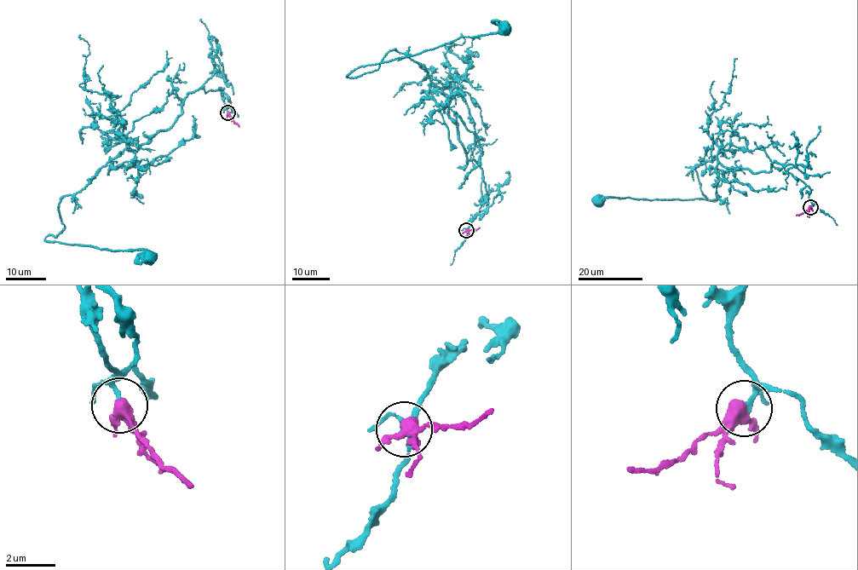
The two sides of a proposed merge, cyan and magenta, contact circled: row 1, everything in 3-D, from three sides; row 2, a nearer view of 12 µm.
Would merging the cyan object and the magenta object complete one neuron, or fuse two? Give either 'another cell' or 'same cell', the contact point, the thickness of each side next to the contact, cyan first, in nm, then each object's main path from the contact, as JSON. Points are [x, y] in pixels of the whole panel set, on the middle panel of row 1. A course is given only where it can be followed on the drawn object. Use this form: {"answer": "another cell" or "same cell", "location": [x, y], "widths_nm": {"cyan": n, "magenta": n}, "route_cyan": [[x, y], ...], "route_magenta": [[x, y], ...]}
{"answer": "same cell", "location": [466, 230], "widths_nm": {"cyan": 130, "magenta": 400}, "route_cyan": [[467, 230], [481, 169], [466, 160], [450, 88], [394, 49], [347, 77], [498, 32], [492, 20]], "route_magenta": [[466, 230], [480, 227]]}

